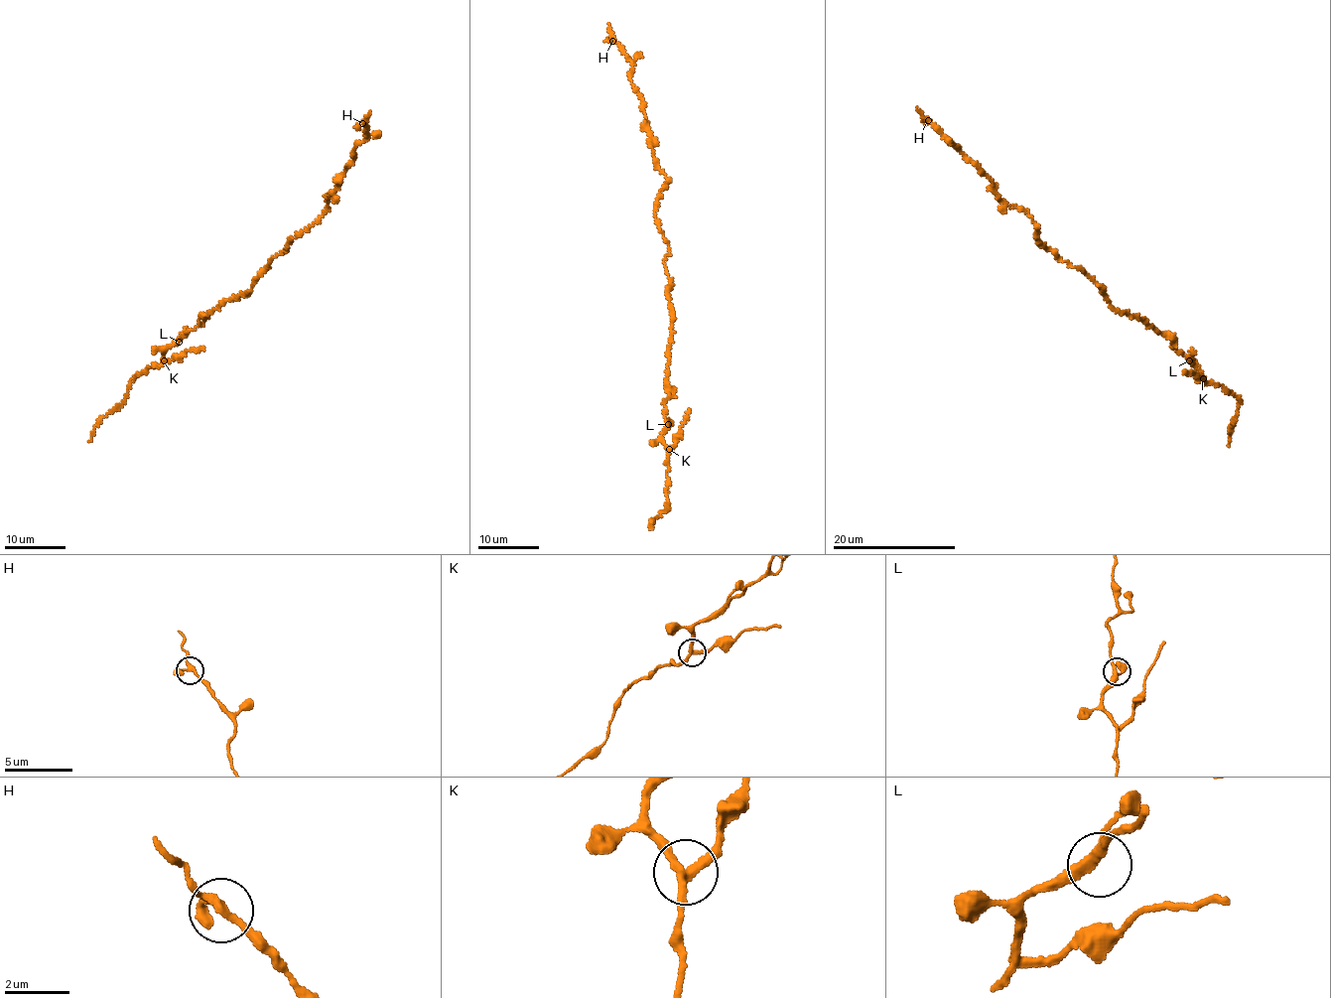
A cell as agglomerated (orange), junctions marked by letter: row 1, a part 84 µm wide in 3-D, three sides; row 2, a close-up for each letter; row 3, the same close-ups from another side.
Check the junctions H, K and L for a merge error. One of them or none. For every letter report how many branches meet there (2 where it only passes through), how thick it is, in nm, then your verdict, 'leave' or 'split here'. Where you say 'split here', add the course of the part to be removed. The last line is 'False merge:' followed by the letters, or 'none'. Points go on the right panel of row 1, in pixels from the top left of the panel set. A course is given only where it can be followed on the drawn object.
H: branches 3; calibre 200 nm; leave
K: branches 3; calibre 240 nm; split here; course (1202, 378), (1194, 373), (1184, 373)
L: branches 3; calibre 280 nm; leave
False merge: K

